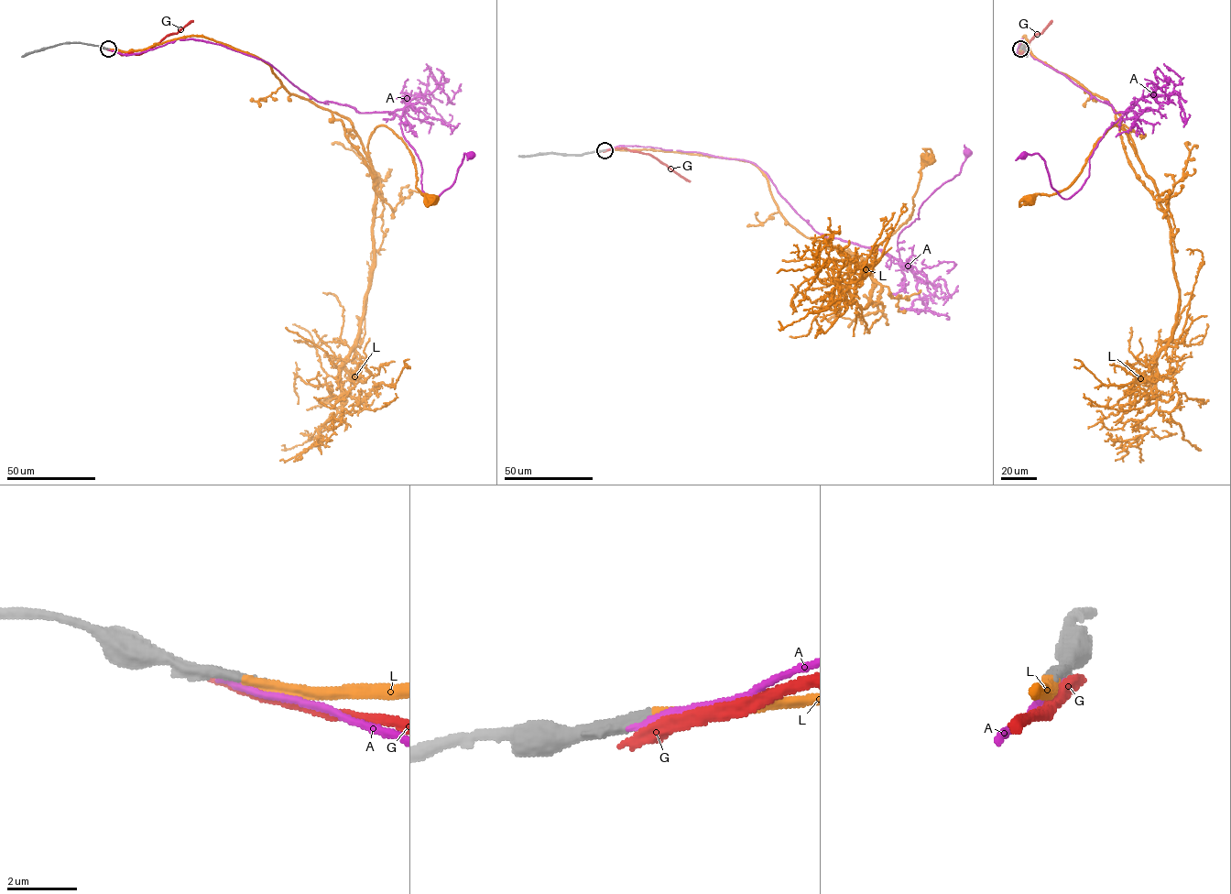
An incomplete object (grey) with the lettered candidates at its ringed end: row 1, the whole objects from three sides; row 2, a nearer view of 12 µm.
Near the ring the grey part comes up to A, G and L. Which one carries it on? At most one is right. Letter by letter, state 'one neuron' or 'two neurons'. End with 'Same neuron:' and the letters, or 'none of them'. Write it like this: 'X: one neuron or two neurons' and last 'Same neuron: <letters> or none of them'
A: two neurons
G: two neurons
L: one neuron
Same neuron: L

